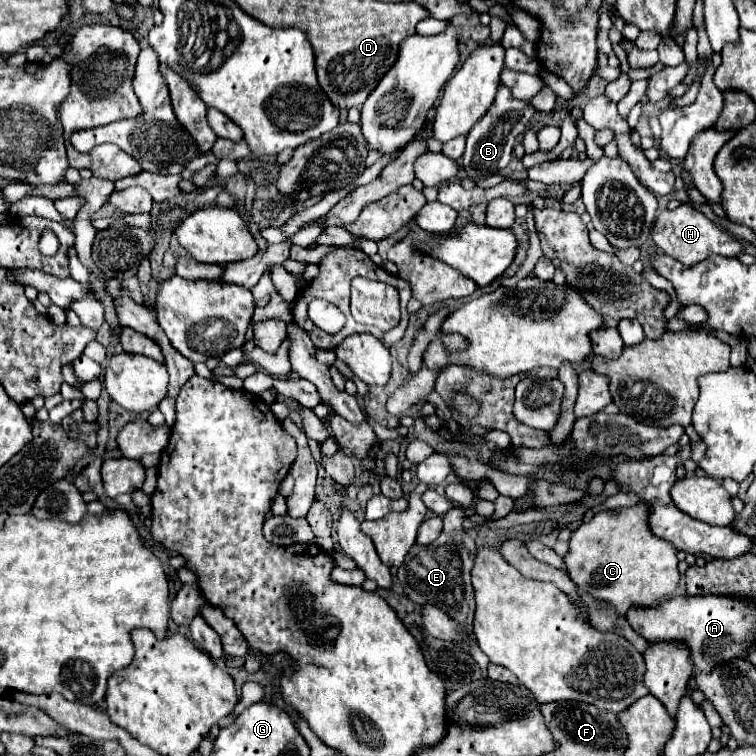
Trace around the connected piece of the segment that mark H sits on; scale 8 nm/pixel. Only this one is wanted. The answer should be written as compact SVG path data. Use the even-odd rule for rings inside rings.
M683 203L673 211L661 213L653 223L651 239L663 253L671 255L673 259L681 261L683 265L697 265L703 259L707 259L709 255L739 257L743 253L743 245L739 239L735 239L731 233L727 233L723 229L717 229L717 225L705 213L691 207L689 203Z

